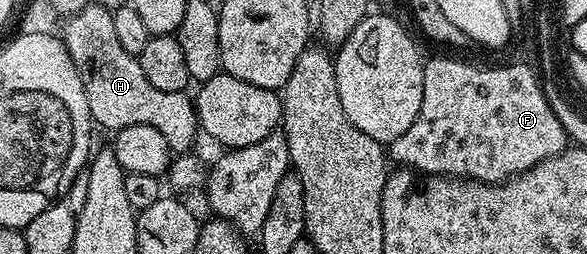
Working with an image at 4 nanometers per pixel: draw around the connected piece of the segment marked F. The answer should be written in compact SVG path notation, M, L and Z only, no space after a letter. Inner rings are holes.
M452 55L434 57L431 61L429 58L422 67L424 99L420 103L420 115L416 115L416 123L412 123L400 139L389 142L389 160L398 161L394 163L422 175L501 183L527 173L544 159L564 152L568 147L566 132L550 113L548 99L542 97L544 91L538 92L533 71L529 64L524 64L521 68L482 73L476 68L457 65Z

